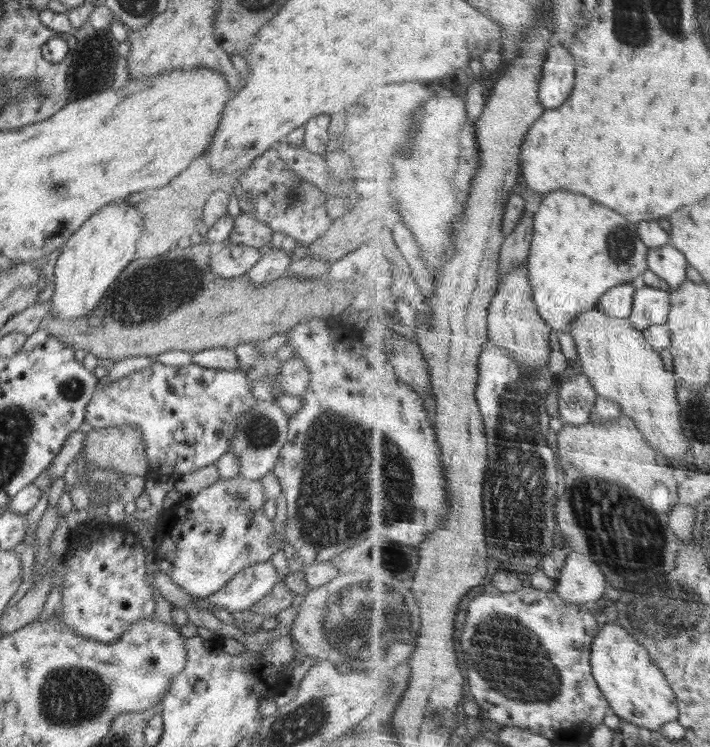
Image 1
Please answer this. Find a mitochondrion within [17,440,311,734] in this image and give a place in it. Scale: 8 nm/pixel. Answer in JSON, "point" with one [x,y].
{"point":[96,692]}

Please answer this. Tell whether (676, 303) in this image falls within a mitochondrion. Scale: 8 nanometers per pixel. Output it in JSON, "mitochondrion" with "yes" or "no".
{"mitochondrion":"no"}

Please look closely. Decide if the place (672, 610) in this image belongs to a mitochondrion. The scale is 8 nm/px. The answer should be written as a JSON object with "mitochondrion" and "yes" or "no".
{"mitochondrion":"yes"}

